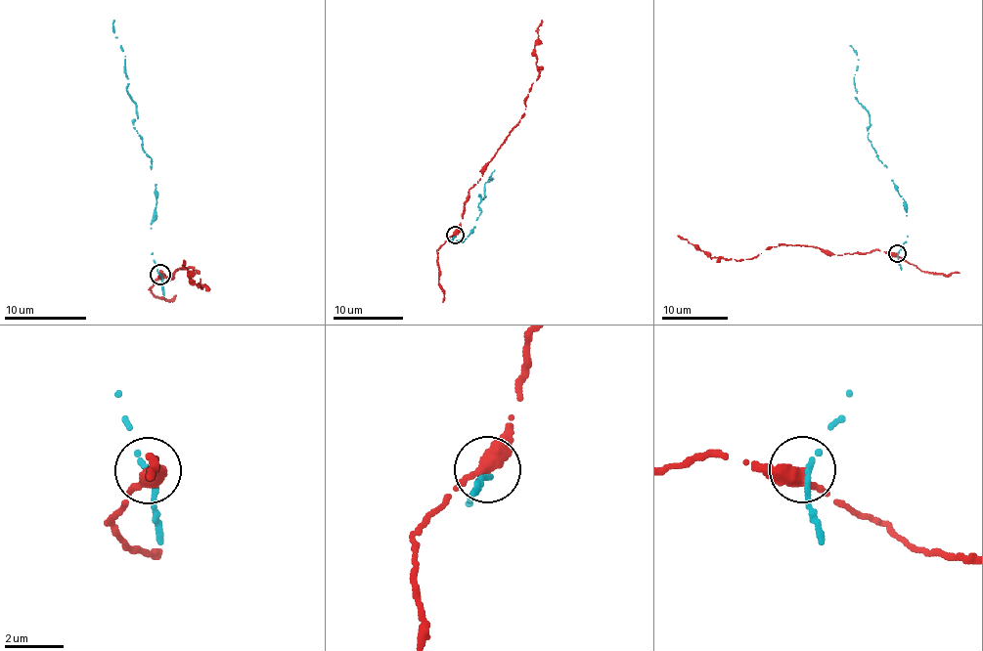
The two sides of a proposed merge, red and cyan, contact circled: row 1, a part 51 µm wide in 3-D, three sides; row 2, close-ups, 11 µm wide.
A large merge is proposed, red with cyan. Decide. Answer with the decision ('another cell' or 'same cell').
another cell

